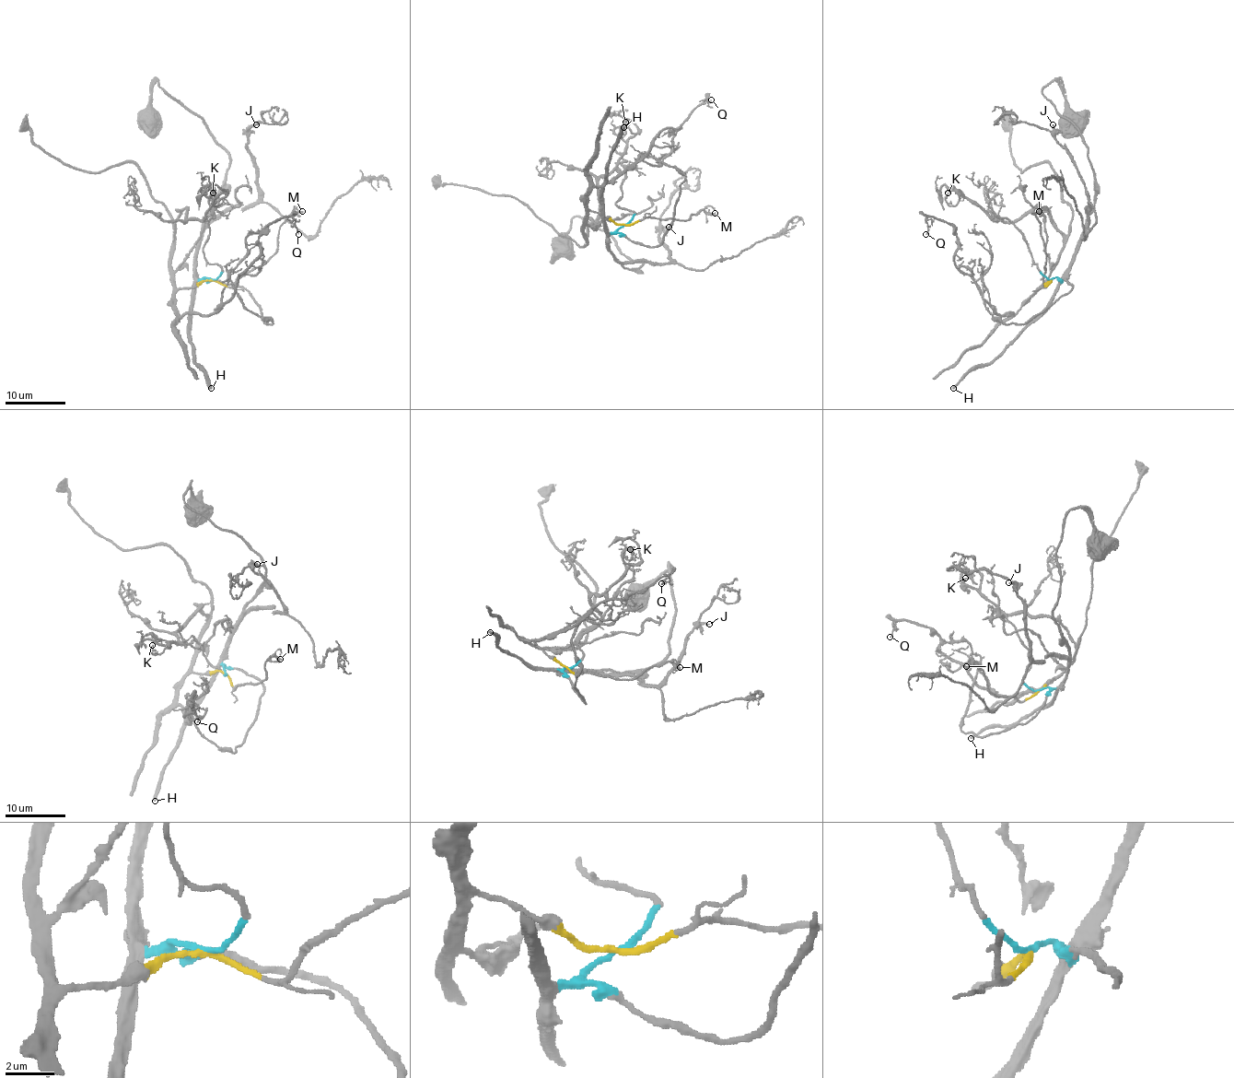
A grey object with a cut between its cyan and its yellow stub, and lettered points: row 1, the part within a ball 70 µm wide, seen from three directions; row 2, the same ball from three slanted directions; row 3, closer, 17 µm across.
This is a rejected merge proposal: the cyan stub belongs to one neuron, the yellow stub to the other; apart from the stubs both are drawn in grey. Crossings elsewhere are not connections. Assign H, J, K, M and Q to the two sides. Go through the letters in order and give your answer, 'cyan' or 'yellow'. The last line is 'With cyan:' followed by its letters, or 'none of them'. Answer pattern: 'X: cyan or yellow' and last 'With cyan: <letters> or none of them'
H: cyan
J: cyan
K: yellow
M: yellow
Q: yellow
With cyan: H, J

